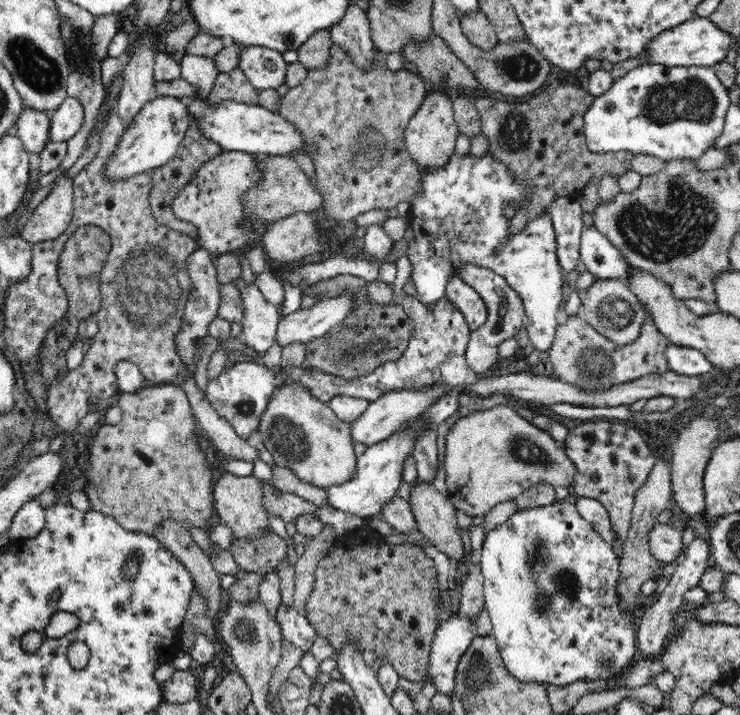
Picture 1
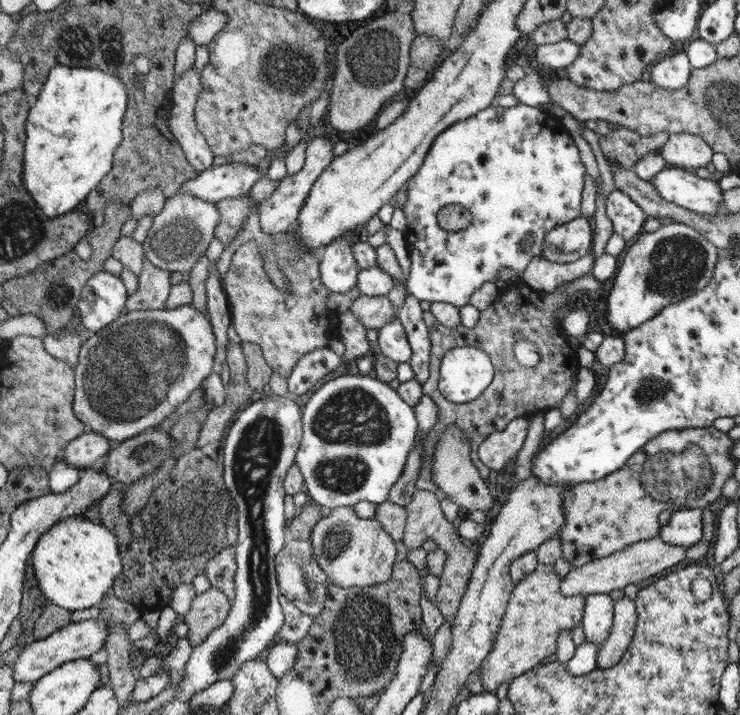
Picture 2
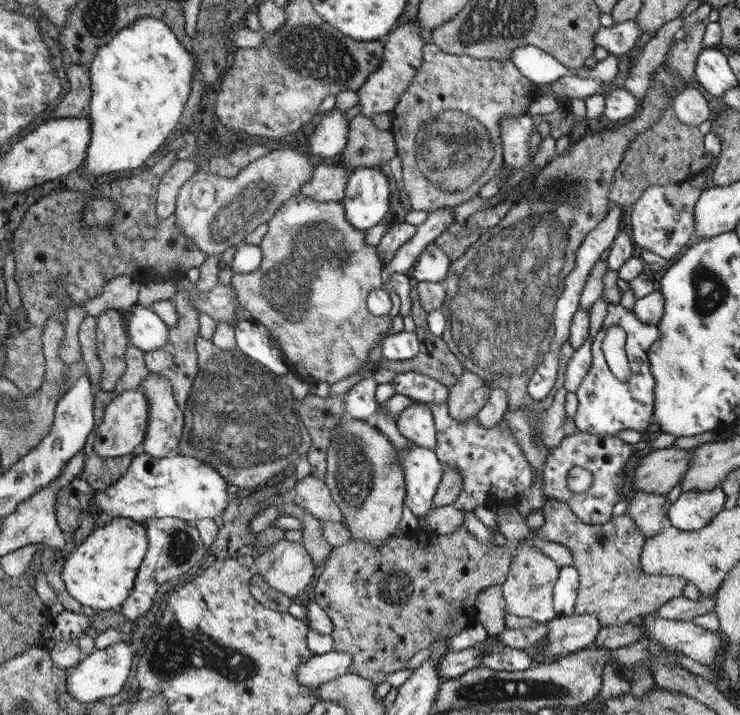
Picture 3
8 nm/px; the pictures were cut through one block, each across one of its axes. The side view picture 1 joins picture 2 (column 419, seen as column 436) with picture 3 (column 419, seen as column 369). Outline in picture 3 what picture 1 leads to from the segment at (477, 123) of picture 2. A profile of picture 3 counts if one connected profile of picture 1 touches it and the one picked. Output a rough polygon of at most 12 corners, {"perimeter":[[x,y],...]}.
{"perimeter":[[429,244],[413,266],[417,282],[439,284],[451,260]]}

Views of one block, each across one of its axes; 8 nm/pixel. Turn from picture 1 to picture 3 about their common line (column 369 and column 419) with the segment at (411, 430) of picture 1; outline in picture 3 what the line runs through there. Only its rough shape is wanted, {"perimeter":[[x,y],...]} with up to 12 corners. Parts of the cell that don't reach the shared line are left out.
{"perimeter":[[399,450],[407,508],[419,518],[435,506],[445,464],[433,450]]}

